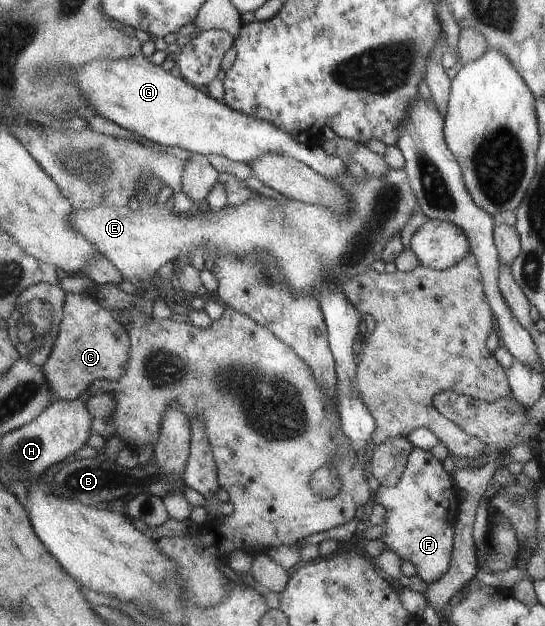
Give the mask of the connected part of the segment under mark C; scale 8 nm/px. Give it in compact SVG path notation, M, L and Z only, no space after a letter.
M68 293L65 300L60 334L43 369L55 400L74 402L86 397L90 384L98 380L118 382L126 374L132 346L127 328L108 309L108 304L100 304L97 295Z

